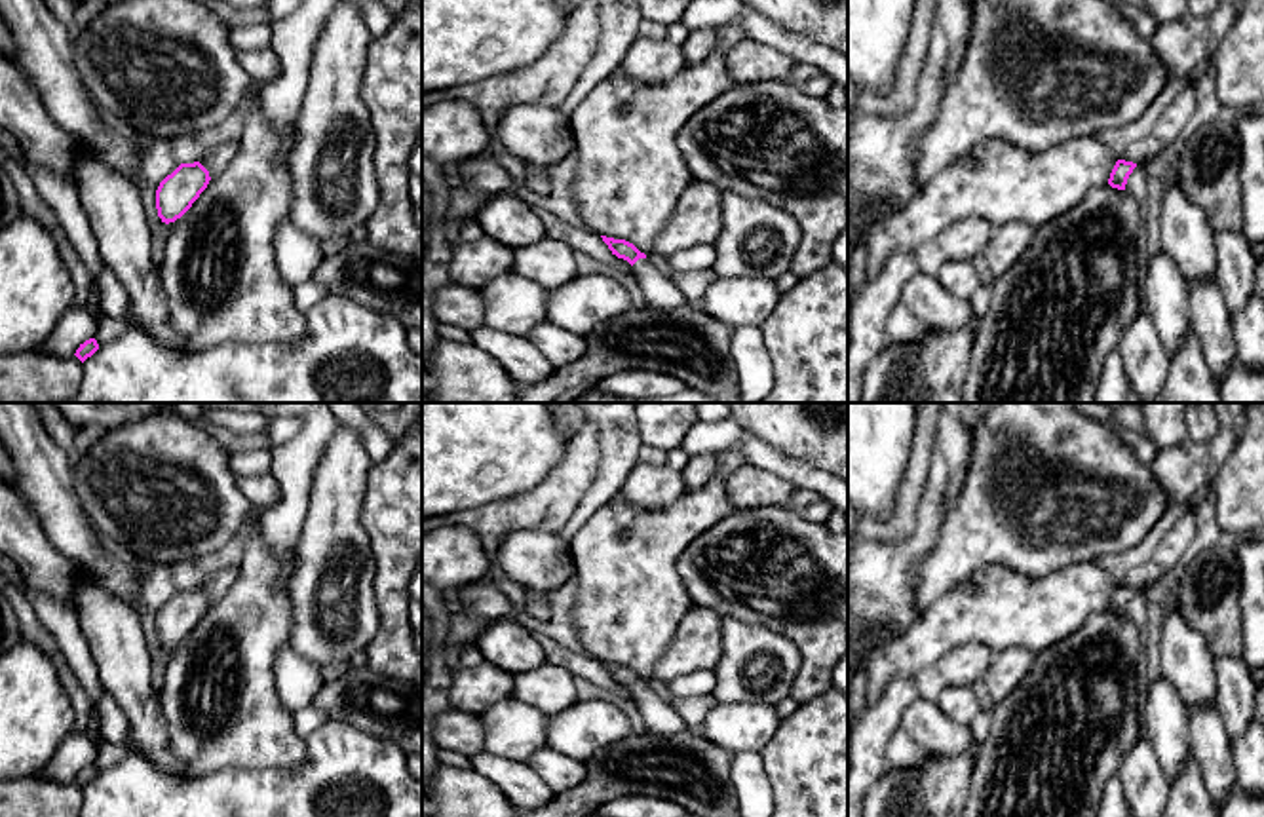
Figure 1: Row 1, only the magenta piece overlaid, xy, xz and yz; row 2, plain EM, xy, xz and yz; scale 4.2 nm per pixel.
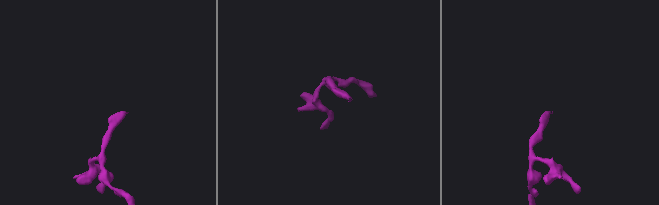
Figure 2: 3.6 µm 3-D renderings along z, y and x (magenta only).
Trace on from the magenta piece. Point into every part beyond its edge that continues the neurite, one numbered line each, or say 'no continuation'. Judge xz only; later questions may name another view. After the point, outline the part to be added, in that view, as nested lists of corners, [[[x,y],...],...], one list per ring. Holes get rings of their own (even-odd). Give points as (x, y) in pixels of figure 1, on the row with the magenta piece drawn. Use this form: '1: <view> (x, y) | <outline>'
1: xz (660, 291) | [[[639,258],[633,268],[633,276],[644,293],[648,308],[669,310],[688,302],[675,281],[654,268],[646,258]]]

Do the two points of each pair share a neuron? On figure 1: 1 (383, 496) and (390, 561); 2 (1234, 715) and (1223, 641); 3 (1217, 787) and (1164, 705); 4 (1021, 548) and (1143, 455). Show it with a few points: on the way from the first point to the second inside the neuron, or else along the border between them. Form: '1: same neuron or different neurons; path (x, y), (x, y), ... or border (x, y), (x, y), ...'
1: same neuron; path (390, 512), (390, 546)
2: different neurons; border (1190, 626), (1202, 635), (1215, 656), (1240, 658)
3: same neuron; path (1204, 766), (1200, 741), (1185, 726)
4: different neurons; border (1131, 449), (1149, 466)

